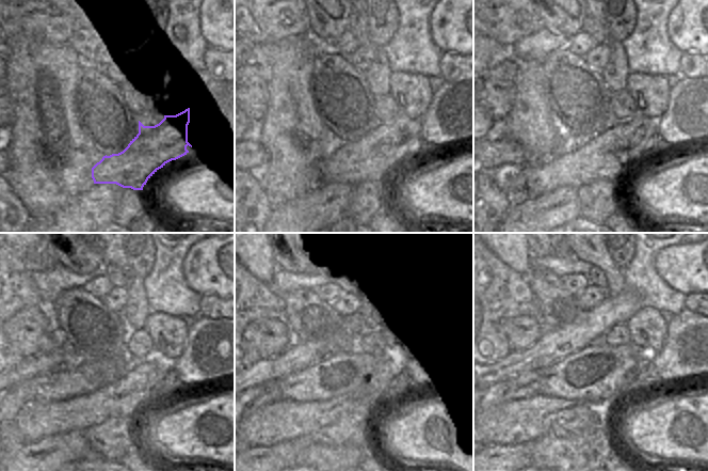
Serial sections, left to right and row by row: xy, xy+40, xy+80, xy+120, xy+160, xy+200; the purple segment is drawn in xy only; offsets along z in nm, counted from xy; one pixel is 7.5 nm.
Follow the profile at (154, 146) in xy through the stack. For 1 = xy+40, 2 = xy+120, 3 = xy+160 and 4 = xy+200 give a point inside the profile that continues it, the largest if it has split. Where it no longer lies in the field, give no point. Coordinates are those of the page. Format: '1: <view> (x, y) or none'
1: xy+40 (371, 158)
2: xy+120 (35, 420)
3: xy+160 (284, 420)
4: xy+200 (518, 421)

